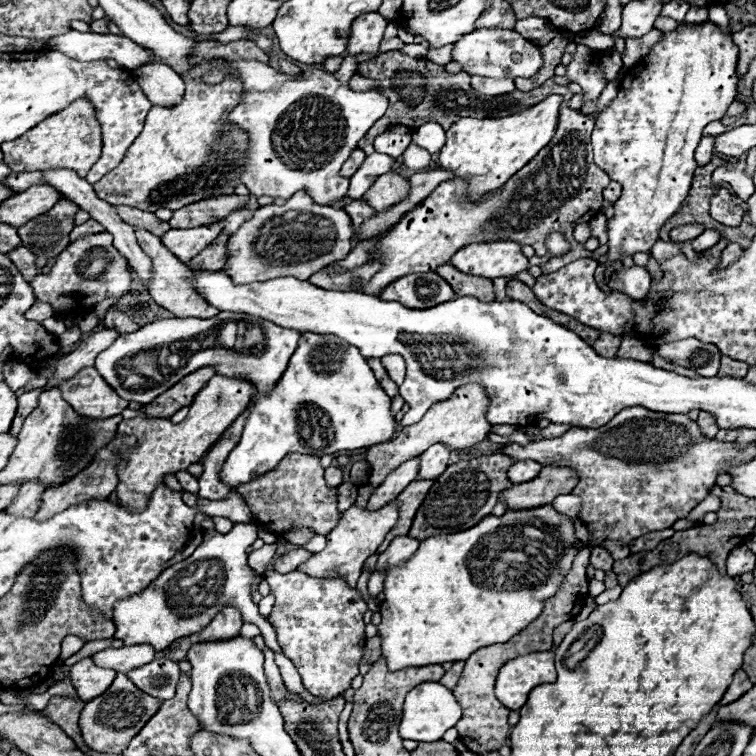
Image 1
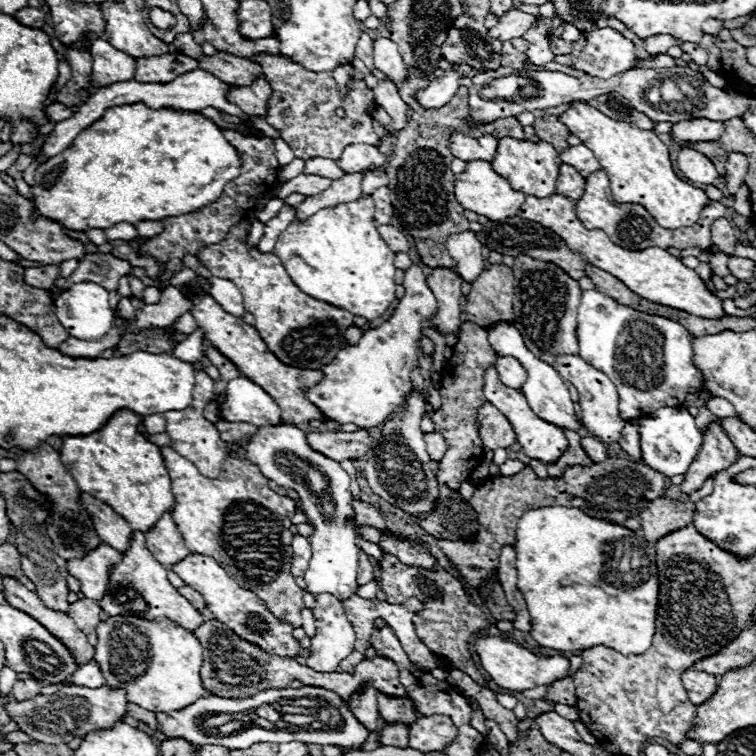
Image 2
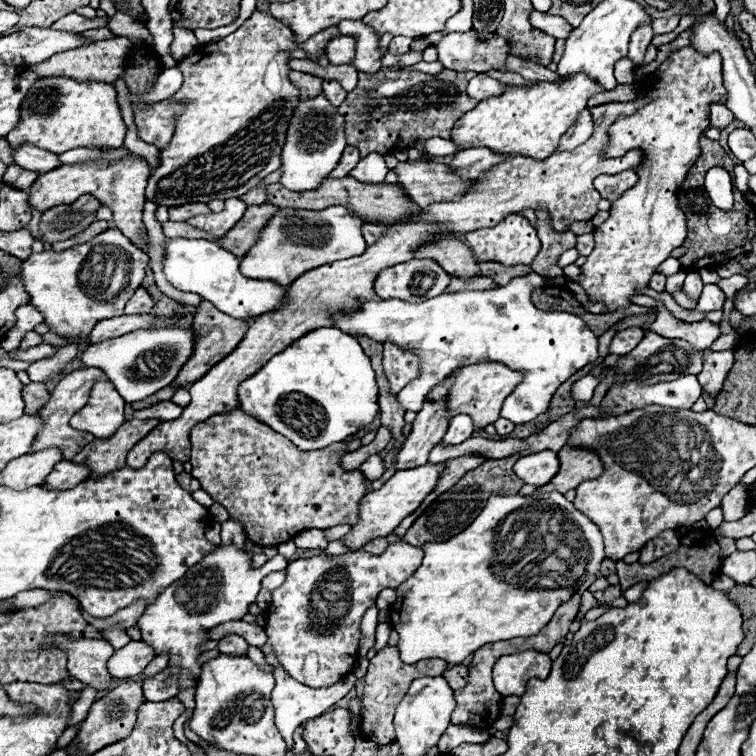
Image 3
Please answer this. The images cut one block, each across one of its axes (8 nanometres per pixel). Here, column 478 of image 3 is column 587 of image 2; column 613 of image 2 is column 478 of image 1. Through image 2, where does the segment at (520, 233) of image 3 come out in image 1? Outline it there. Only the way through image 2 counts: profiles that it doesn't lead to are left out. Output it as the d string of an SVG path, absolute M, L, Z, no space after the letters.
M512 240L476 242L460 248L452 256L452 266L466 274L484 278L508 278L528 270L528 258L522 254L522 244Z

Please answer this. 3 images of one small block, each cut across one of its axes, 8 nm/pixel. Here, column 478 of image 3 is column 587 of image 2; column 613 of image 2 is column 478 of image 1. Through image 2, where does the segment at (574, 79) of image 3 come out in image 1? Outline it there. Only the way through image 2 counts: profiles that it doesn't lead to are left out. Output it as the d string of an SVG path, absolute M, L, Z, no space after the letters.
M552 94L506 118L460 118L446 130L446 144L440 150L440 166L470 180L470 200L500 188L512 174L516 174L516 170L524 168L544 146L548 146L558 128L562 102L562 96Z

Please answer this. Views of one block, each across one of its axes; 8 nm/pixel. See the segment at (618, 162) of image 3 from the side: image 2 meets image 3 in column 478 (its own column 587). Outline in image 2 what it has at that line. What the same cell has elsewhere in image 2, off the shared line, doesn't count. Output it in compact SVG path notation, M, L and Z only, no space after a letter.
M596 170L592 176L586 178L586 186L584 186L584 194L582 198L576 202L576 214L580 218L580 222L588 228L600 228L606 230L606 234L610 236L610 240L622 248L628 250L644 250L650 246L660 246L660 248L690 248L690 246L710 246L710 226L716 218L726 216L728 208L722 206L720 202L712 202L700 212L700 222L696 222L696 226L682 226L680 230L666 230L662 226L658 226L658 222L648 214L648 210L644 210L642 206L636 204L618 204L614 202L612 194L610 194L610 180L608 174L604 170Z

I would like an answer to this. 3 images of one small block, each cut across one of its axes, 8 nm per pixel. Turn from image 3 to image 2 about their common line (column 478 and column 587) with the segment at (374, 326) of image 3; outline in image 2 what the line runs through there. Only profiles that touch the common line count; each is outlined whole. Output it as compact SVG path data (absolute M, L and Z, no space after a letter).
M598 290L582 294L576 320L580 356L616 384L622 420L640 418L662 406L678 406L688 394L704 388L704 376L692 362L692 336L682 324L618 304Z

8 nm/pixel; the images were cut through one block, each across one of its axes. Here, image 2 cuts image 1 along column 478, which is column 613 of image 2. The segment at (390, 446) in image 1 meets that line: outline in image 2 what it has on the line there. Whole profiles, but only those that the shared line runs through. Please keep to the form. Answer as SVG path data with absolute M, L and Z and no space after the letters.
M560 356L556 358L556 370L560 372L560 376L568 382L572 382L580 394L580 408L582 408L582 422L586 426L588 432L592 432L596 438L600 438L602 442L618 442L622 428L624 428L624 420L620 420L618 416L618 392L616 386L610 382L610 378L606 374L602 374L600 370L596 370L594 366L590 366L588 362L584 362L580 356Z

